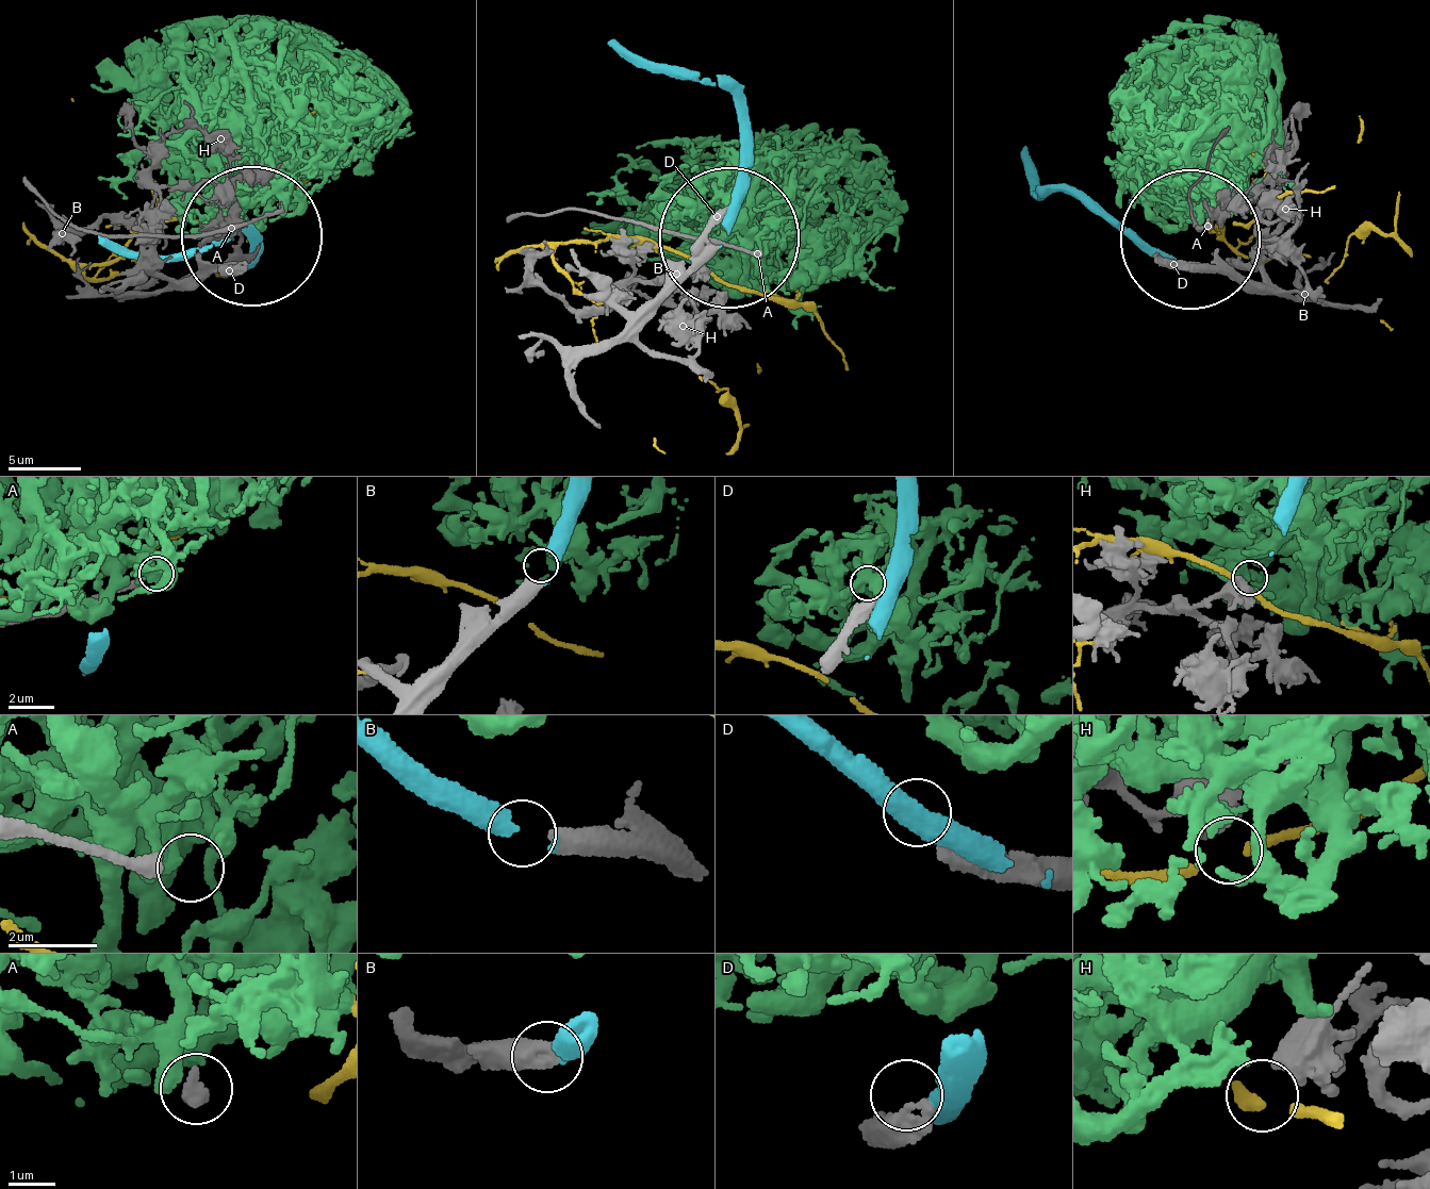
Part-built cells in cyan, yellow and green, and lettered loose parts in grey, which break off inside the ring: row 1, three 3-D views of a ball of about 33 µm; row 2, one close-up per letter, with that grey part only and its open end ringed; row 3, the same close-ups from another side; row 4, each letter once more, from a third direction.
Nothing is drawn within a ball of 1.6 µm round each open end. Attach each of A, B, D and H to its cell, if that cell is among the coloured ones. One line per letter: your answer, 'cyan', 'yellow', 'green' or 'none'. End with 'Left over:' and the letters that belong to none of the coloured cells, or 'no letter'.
A: none
B: cyan
D: none
H: none
Left over: A, D, H

